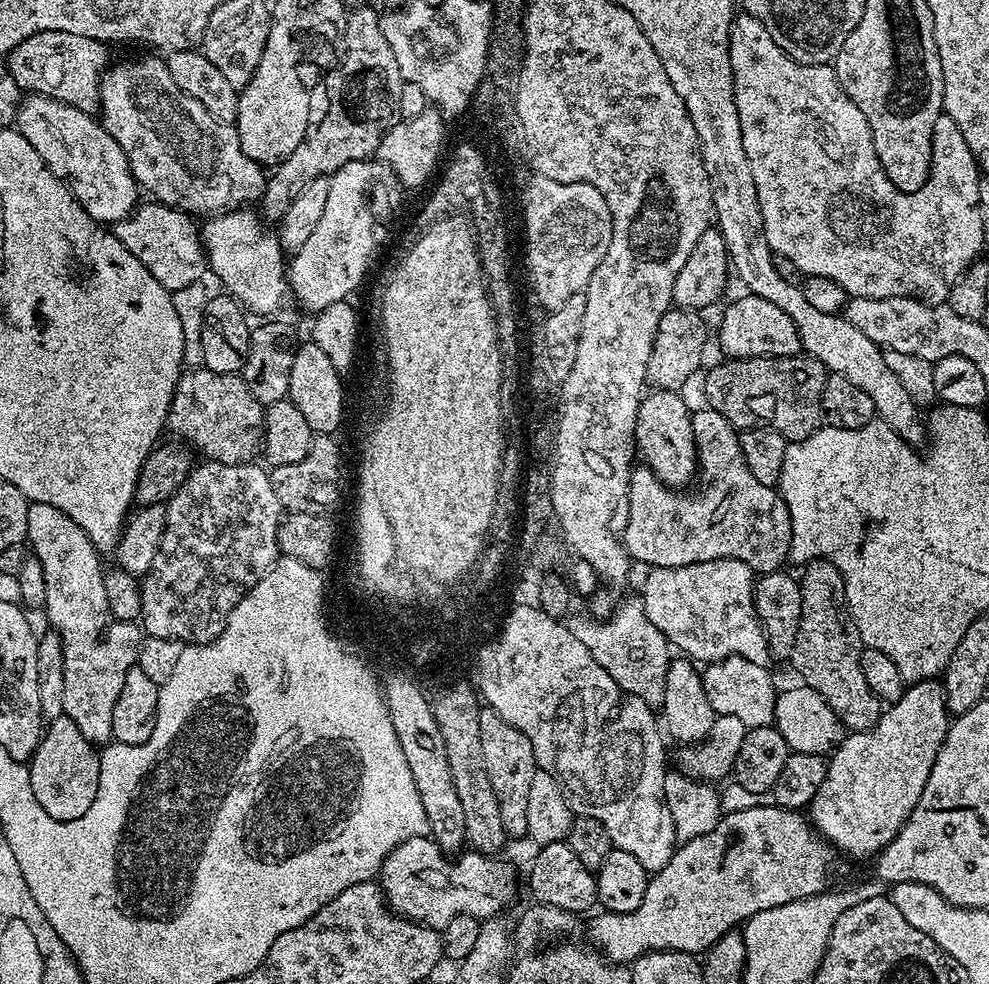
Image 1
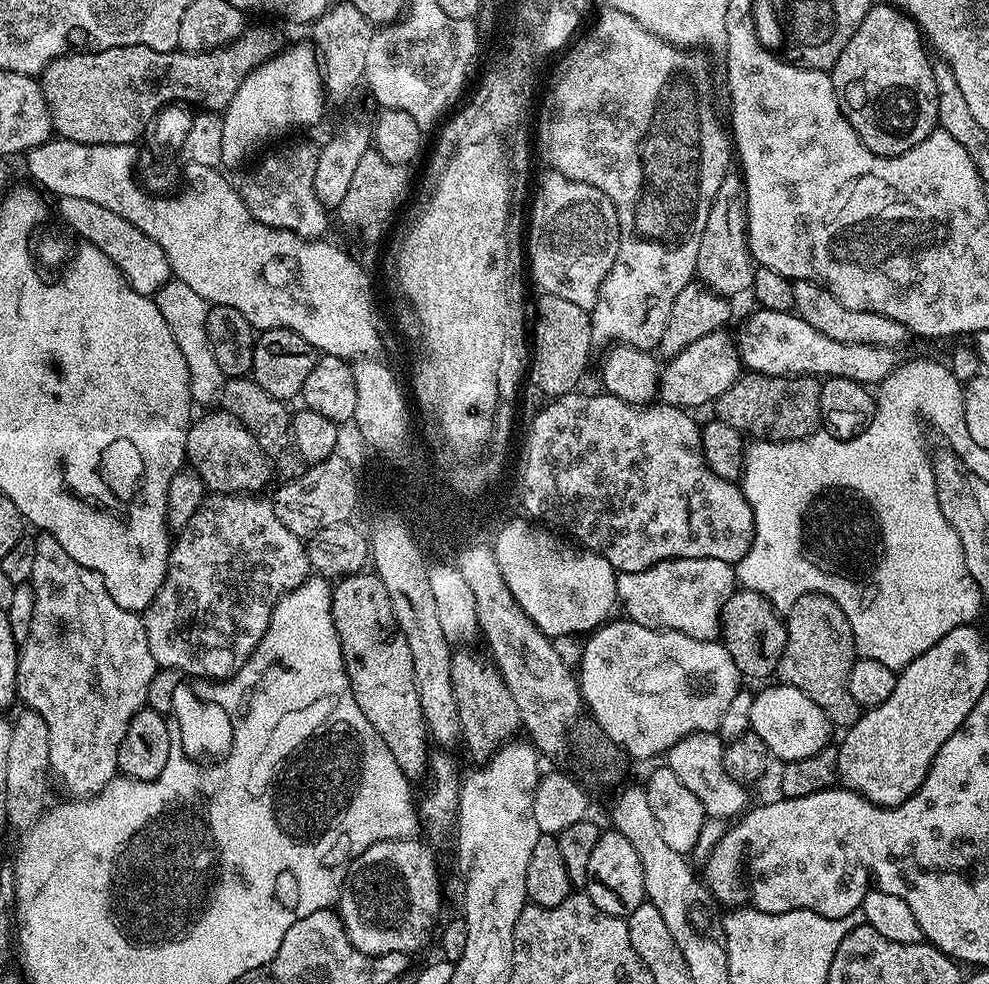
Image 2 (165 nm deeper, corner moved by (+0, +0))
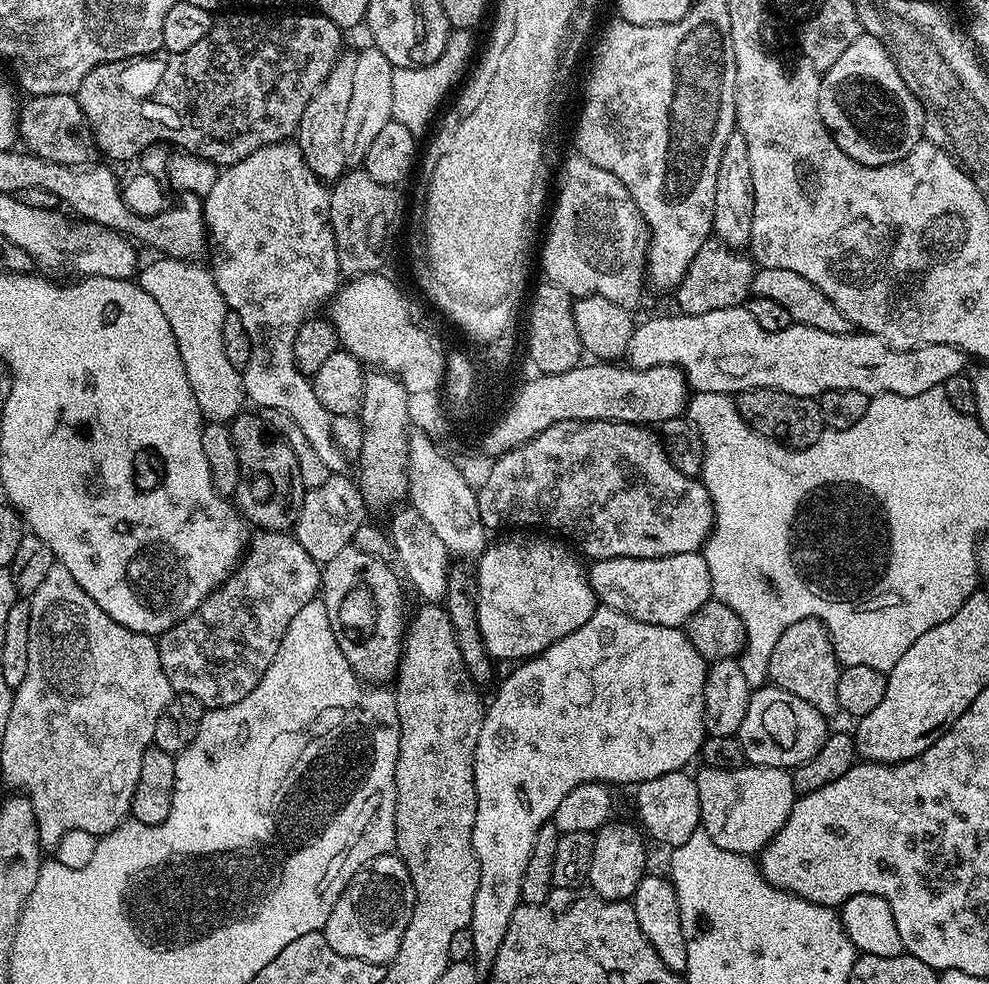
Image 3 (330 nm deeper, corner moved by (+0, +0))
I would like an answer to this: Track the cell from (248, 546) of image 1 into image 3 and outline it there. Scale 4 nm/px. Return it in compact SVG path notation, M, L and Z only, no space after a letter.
M257 531L236 571L194 614L159 637L162 670L166 670L173 693L193 695L208 710L242 702L274 662L290 618L317 599L321 588L321 565L306 554L295 535Z

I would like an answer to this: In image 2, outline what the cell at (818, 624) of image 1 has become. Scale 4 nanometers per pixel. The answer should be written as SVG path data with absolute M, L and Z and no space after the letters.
M811 592L802 594L798 602L794 602L792 609L786 613L786 646L782 650L782 658L776 667L776 676L779 683L793 684L814 706L819 706L822 714L830 718L830 722L840 730L853 728L862 715L862 709L854 697L850 694L850 666L858 659L856 647L854 646L854 634L850 630L850 622L846 614L842 614L842 606L834 602L826 594Z

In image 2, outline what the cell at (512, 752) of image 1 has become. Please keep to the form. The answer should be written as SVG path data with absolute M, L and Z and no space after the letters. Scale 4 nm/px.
M464 650L453 651L450 678L454 682L454 698L458 702L462 744L468 747L476 762L483 762L521 731L520 715L514 697L510 690L506 690L506 682L491 659L484 657L483 660L476 652L460 651Z

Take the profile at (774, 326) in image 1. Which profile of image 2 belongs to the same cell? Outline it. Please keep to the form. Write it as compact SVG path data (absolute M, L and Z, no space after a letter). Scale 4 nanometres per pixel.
M721 330L706 334L706 338L698 338L698 342L690 342L686 350L682 350L678 355L671 357L663 365L660 374L660 387L658 396L665 404L673 404L685 410L697 410L703 404L711 405L726 390L730 390L732 383L740 379L742 375L742 365L740 363L740 353L736 351L736 341L731 335L727 336L727 331Z

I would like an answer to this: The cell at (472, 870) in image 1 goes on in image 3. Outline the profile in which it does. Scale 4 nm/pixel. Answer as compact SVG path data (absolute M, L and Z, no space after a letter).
M389 854L369 860L350 878L338 902L334 902L323 931L326 942L346 958L362 958L362 962L387 966L398 954L398 946L402 946L402 934L410 926L415 901L410 870L406 870L399 856Z

